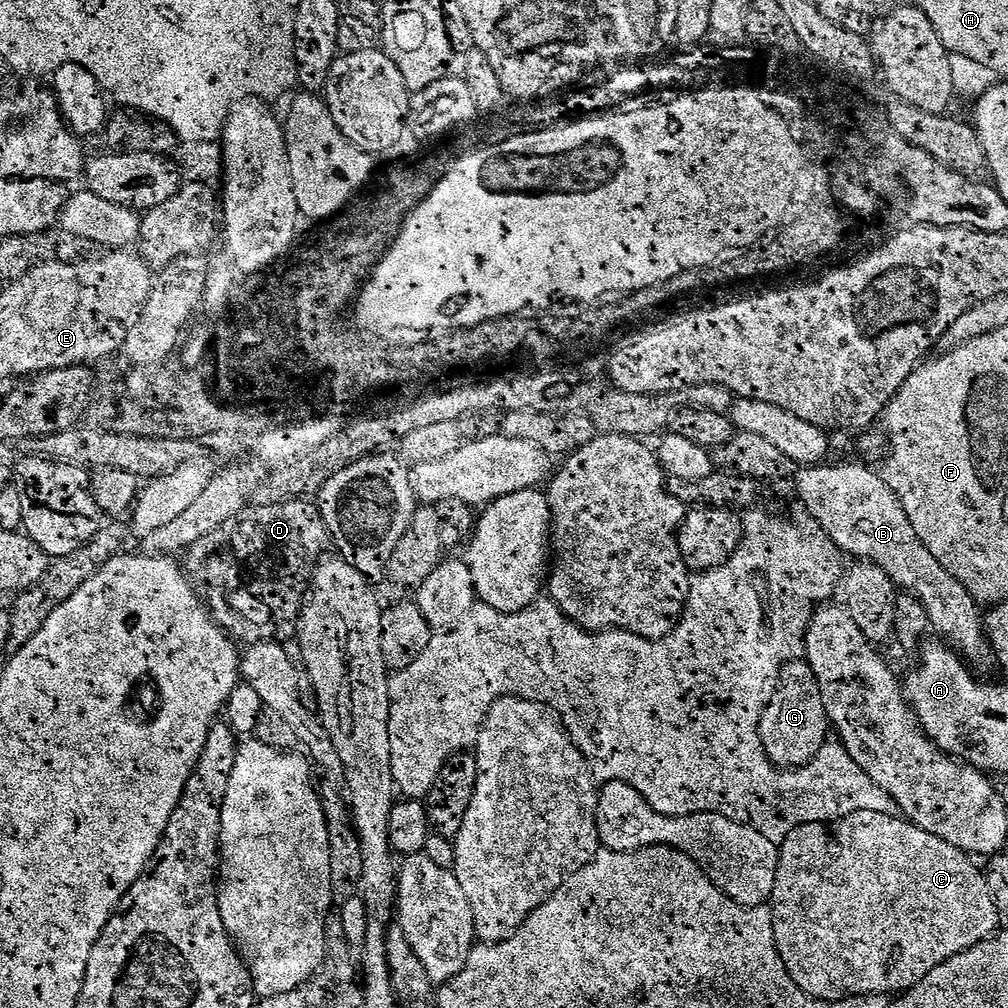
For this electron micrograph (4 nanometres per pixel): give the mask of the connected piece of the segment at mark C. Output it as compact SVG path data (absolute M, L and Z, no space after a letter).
M867 810L842 817L835 823L802 824L794 828L791 839L781 843L779 849L780 861L770 901L774 942L793 982L815 1000L845 1000L848 996L903 994L909 988L913 988L926 974L930 974L930 970L989 939L1001 927L999 924L1002 923L1002 917L992 900L985 873L981 869L980 872L976 869L977 861L961 848L950 846L950 842L914 826L899 815L876 814Z

